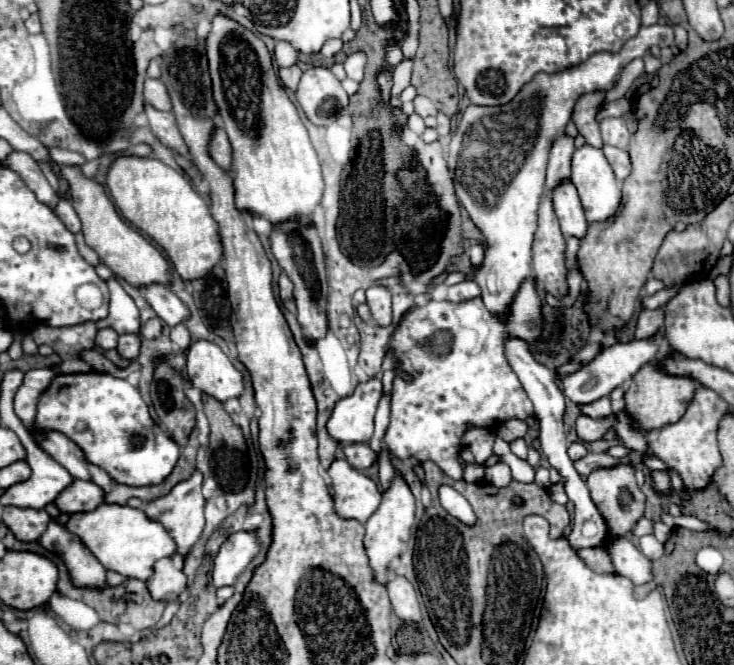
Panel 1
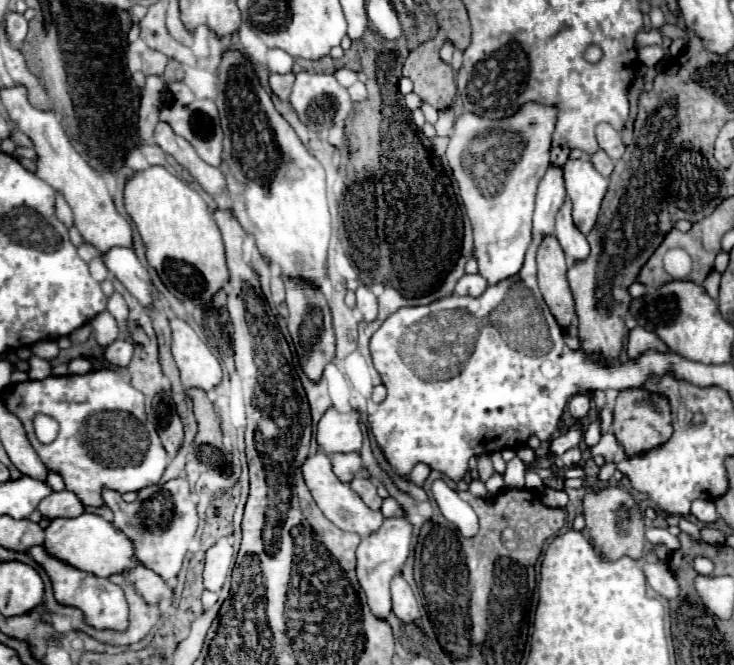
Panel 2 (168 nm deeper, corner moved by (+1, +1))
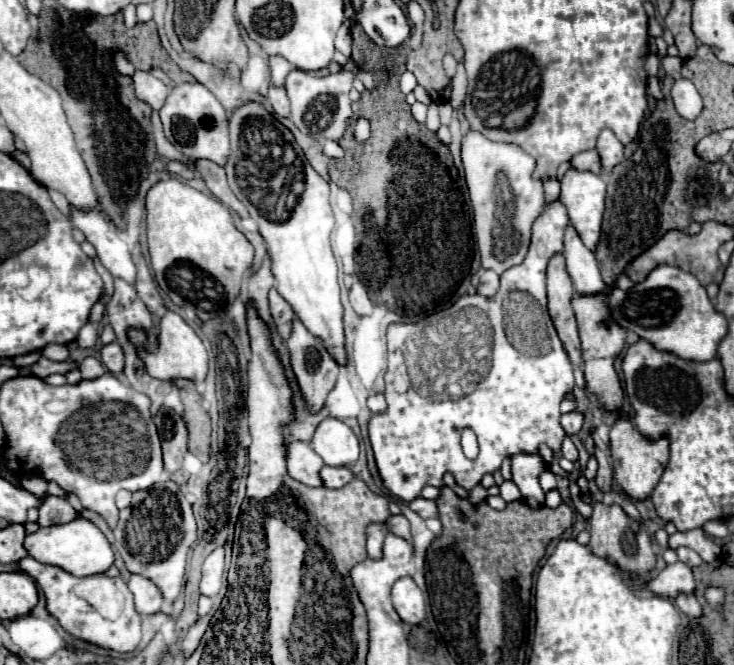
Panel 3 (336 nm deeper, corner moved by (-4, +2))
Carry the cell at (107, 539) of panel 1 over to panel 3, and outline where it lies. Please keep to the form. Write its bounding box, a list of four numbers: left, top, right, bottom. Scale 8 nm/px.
[25,517,115,577]

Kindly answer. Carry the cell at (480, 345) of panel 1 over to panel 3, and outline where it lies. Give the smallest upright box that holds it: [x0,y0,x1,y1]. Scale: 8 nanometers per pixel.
[369,199,575,501]

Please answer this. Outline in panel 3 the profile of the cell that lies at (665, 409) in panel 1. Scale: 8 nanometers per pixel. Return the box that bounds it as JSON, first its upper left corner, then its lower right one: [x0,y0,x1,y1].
[611,415,669,499]

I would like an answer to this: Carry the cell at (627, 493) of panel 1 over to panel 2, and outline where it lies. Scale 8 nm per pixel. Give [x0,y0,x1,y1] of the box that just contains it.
[582,488,644,560]

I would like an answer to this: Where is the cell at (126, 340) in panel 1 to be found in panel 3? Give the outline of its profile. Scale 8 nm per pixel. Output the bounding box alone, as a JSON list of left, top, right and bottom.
[101,341,125,373]

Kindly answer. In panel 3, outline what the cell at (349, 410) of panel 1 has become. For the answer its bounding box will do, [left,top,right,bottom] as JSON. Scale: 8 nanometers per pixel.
[311,417,359,465]

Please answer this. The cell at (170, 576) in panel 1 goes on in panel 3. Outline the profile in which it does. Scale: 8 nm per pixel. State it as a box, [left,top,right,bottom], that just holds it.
[127,575,163,615]

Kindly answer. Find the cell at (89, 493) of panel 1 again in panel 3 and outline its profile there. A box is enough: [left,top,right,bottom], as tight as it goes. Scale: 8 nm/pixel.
[39,497,77,527]

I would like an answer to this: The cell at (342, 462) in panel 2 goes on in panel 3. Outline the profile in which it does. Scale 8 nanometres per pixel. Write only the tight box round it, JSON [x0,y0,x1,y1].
[323,467,355,489]

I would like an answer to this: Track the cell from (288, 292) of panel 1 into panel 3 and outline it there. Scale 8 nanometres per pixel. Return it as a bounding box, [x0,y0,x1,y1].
[269,289,295,339]

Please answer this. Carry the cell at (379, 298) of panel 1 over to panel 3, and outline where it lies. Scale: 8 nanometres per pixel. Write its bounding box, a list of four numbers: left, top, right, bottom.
[349,281,373,315]

